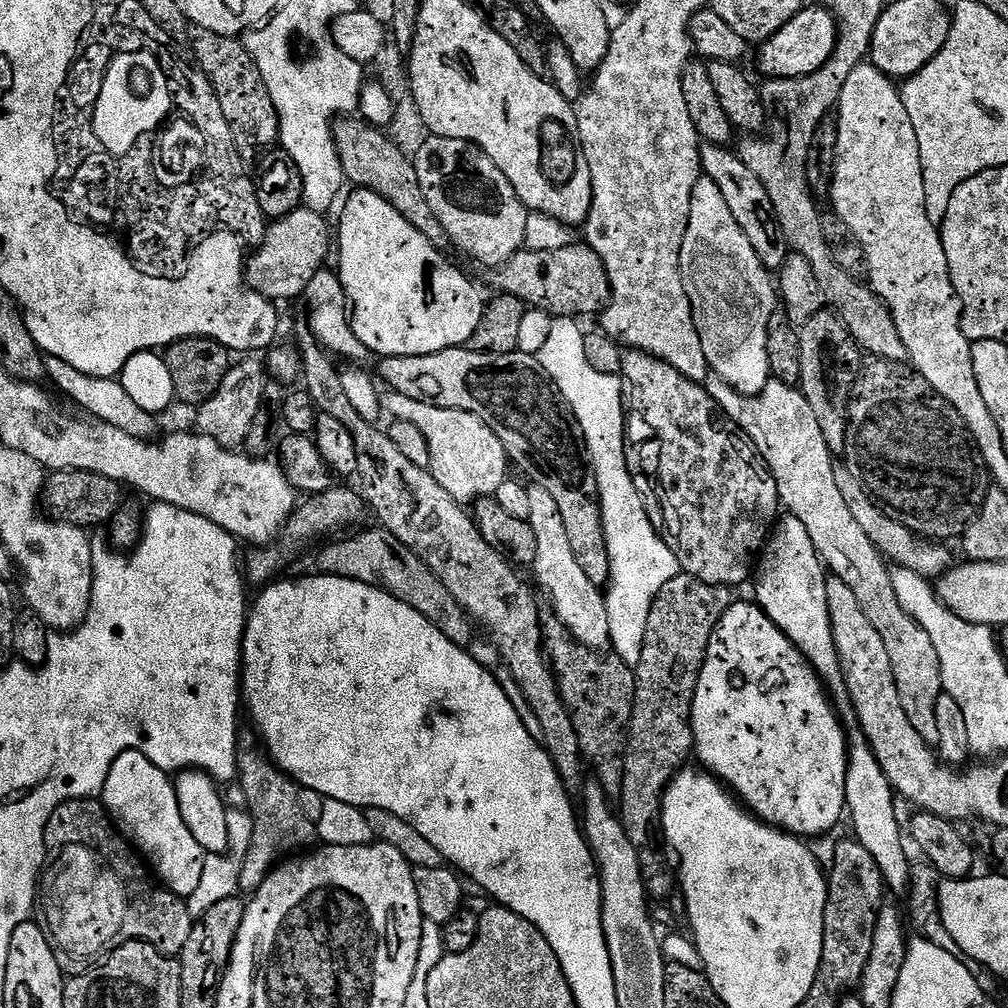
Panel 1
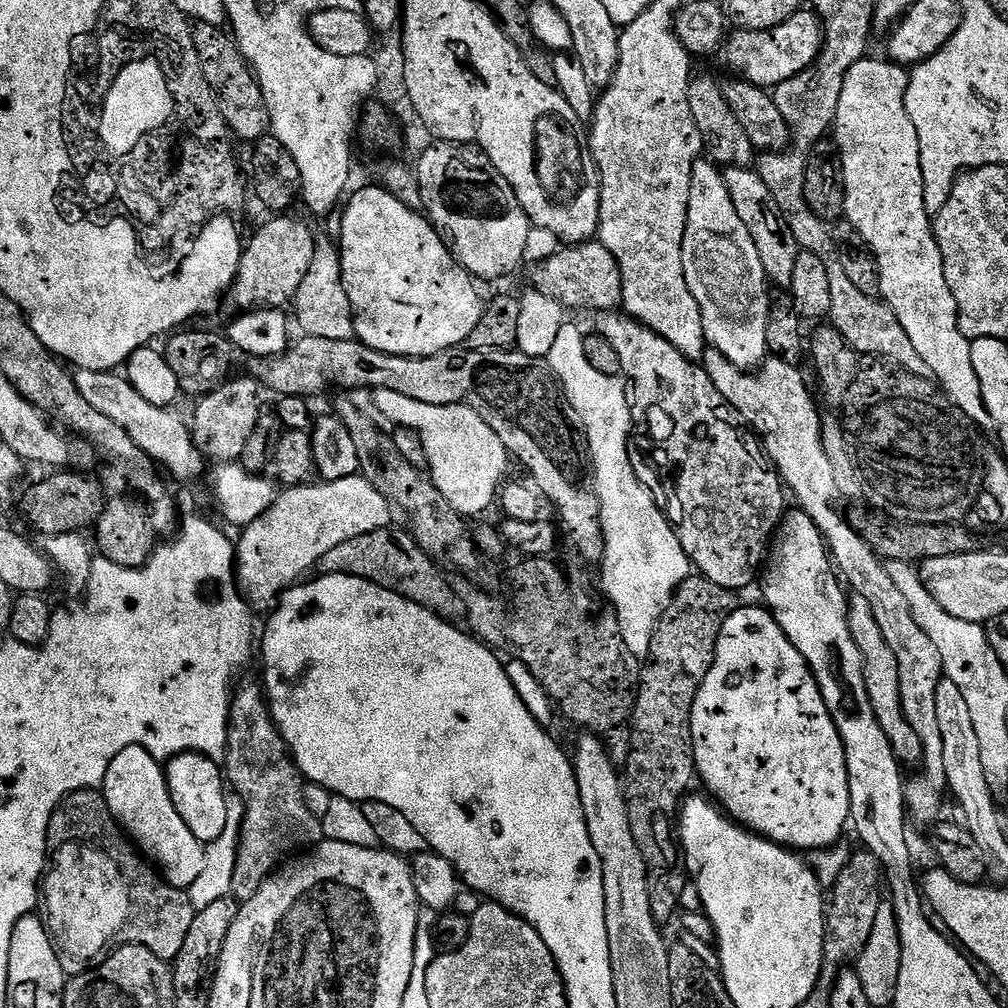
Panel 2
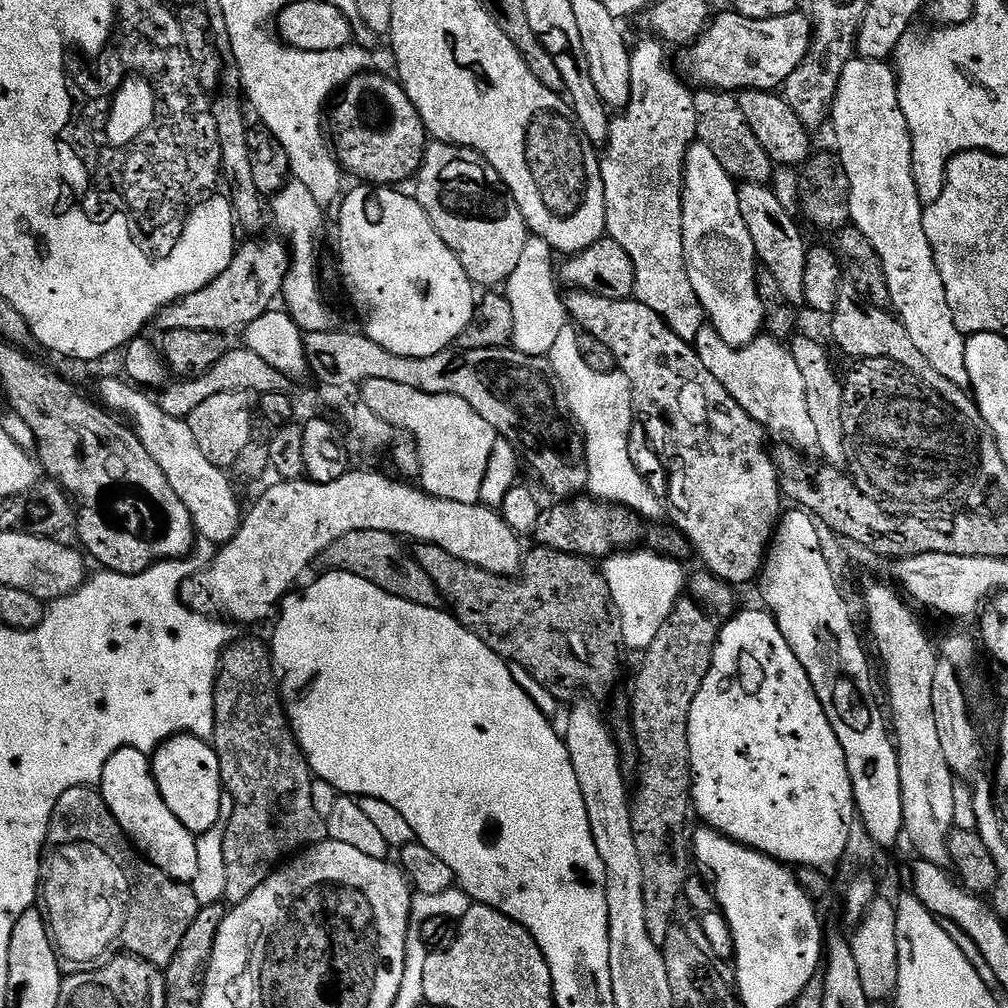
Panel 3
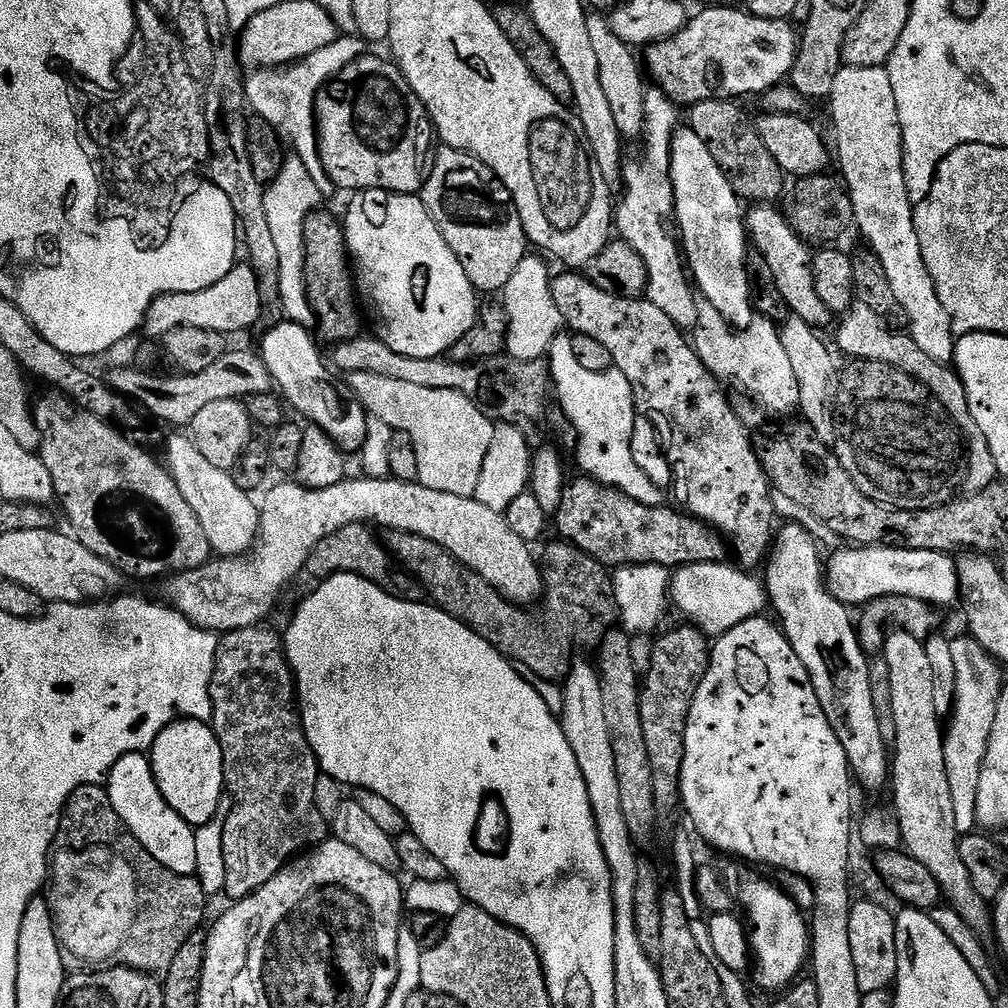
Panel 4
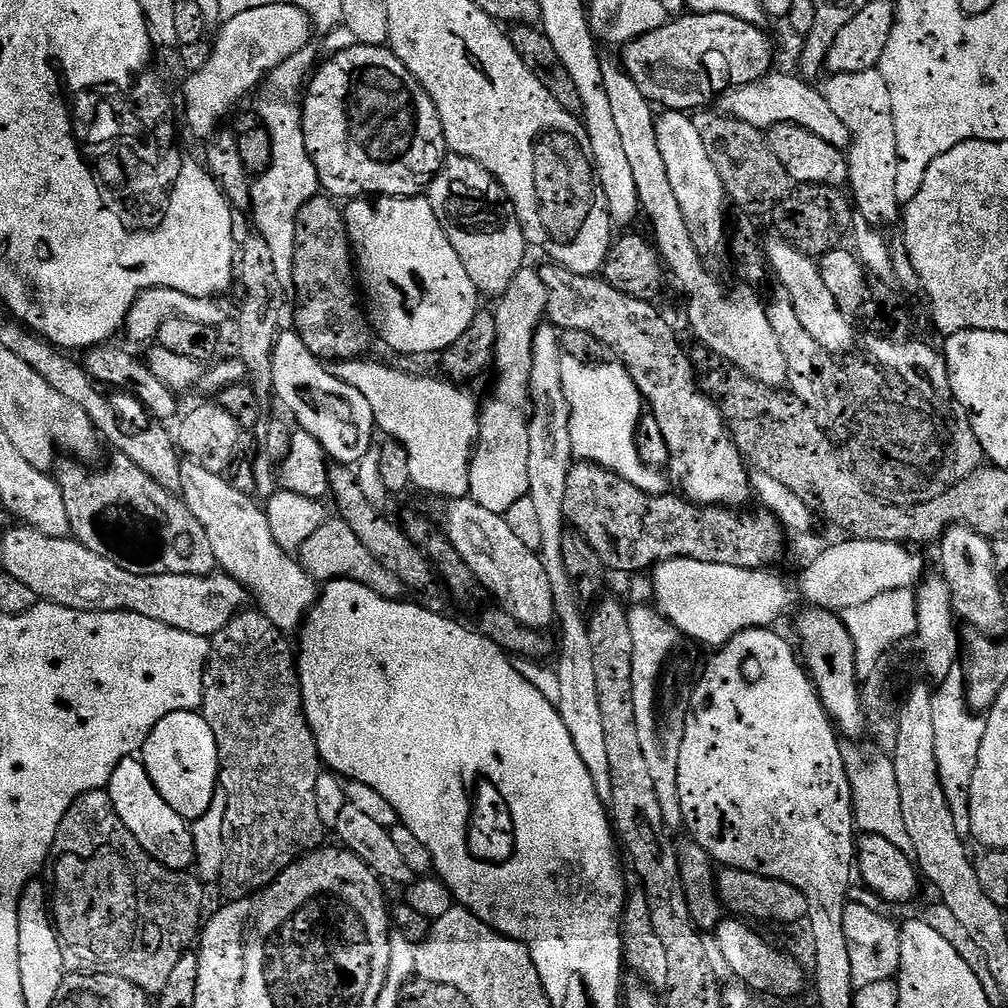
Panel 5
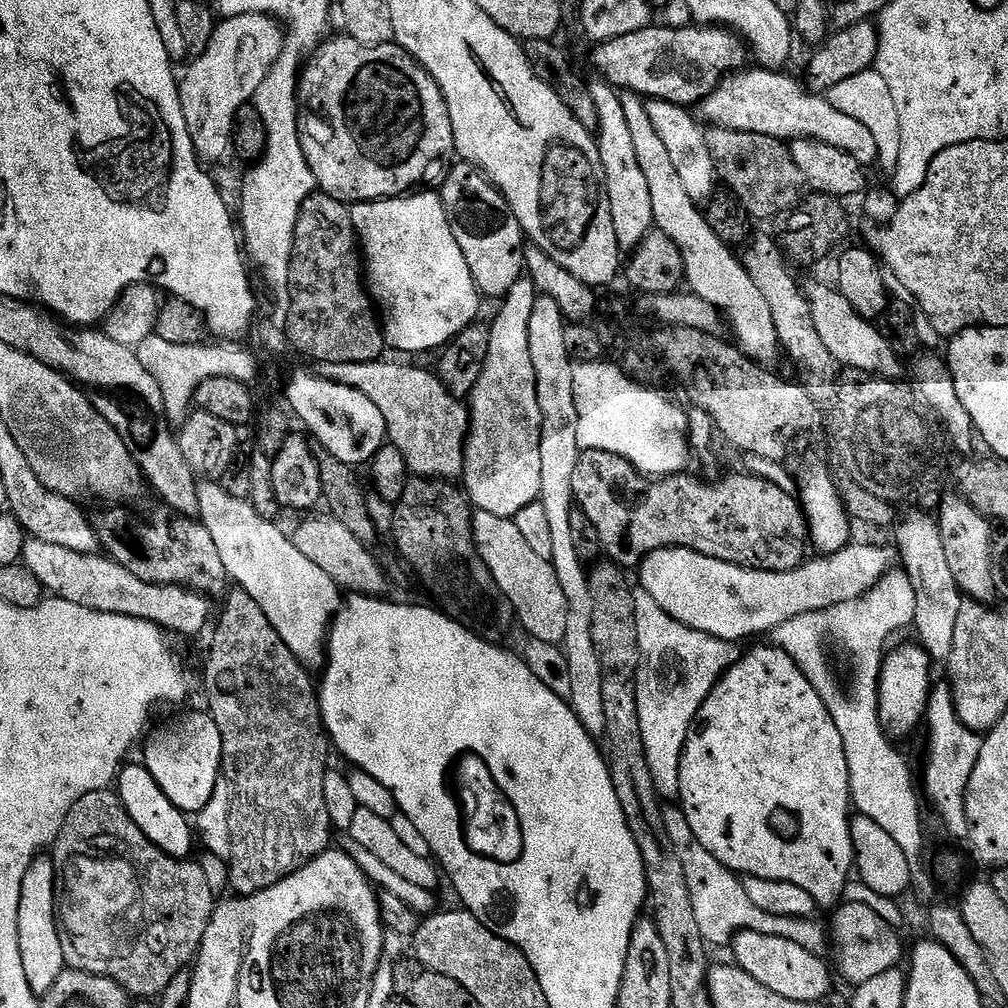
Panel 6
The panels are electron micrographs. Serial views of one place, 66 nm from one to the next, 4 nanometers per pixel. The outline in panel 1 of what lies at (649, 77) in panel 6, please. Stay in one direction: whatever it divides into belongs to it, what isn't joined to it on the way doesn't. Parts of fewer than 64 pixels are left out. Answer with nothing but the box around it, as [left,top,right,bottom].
[759,3,838,80]

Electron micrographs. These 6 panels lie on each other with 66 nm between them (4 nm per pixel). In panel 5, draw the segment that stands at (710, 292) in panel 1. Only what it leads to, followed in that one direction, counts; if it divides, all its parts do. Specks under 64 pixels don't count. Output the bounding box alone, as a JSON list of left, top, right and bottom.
[656,111,730,258]

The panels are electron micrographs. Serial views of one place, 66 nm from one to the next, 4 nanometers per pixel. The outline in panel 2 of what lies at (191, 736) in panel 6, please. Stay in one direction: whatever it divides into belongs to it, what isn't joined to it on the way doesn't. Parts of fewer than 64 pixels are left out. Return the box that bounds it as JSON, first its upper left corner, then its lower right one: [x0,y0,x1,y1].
[165,752,227,844]

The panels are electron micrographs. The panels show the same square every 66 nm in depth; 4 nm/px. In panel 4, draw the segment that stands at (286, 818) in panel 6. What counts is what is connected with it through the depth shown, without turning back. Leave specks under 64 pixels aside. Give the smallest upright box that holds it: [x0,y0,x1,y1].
[210,626,330,902]

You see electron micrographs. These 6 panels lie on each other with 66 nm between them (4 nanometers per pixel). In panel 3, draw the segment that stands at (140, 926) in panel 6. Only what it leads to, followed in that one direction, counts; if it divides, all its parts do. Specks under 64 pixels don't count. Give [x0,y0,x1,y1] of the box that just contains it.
[42,786,202,976]

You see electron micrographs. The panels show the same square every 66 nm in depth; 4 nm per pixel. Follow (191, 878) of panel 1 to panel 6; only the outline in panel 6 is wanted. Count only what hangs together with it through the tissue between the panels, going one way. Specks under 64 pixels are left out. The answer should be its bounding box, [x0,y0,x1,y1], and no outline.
[118,763,194,860]

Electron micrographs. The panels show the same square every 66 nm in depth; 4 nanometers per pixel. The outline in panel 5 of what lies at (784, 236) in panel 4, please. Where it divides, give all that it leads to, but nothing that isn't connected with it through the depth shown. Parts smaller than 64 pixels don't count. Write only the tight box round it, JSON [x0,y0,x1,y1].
[764,234,856,354]

